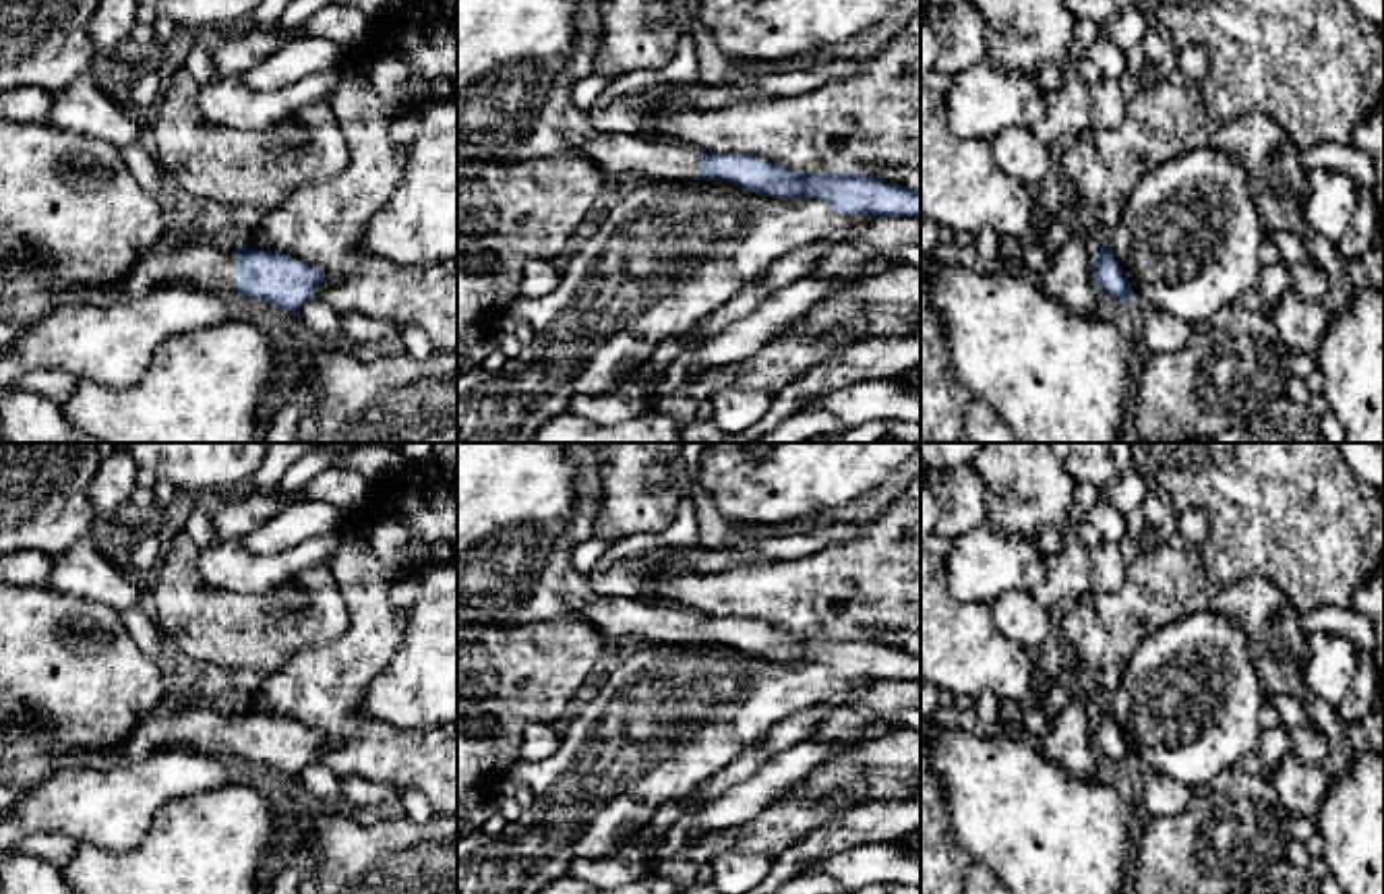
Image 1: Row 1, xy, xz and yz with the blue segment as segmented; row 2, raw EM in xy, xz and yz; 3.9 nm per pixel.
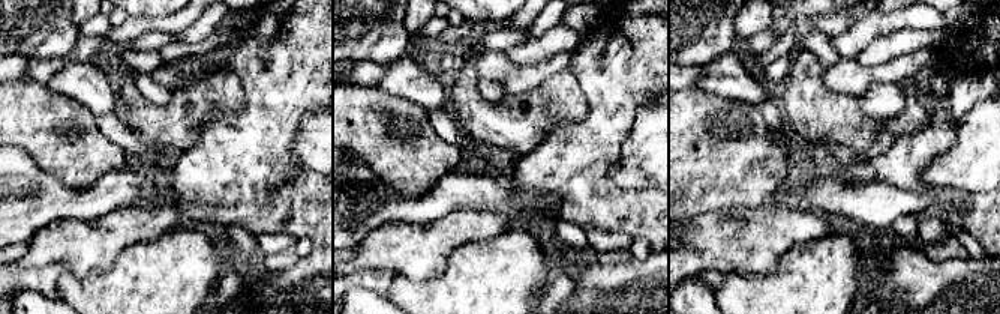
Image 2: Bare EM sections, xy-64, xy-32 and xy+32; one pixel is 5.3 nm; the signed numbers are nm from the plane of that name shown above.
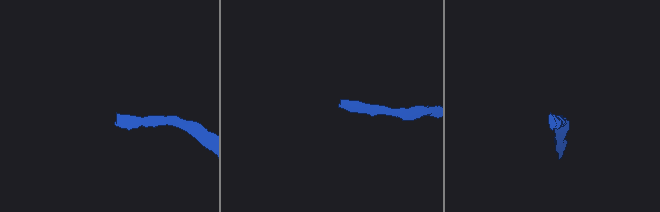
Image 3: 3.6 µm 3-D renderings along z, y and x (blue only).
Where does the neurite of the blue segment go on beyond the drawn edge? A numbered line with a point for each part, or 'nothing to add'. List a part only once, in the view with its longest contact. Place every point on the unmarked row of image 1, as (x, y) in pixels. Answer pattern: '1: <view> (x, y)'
1: xy (209, 727)

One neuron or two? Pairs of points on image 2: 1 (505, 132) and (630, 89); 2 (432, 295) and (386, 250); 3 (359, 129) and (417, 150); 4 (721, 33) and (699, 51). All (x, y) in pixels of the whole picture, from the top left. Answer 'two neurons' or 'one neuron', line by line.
1: two neurons
2: two neurons
3: one neuron
4: one neuron

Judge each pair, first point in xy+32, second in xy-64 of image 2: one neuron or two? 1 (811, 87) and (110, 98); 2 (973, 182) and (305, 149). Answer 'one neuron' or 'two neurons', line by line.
1: two neurons
2: one neuron

